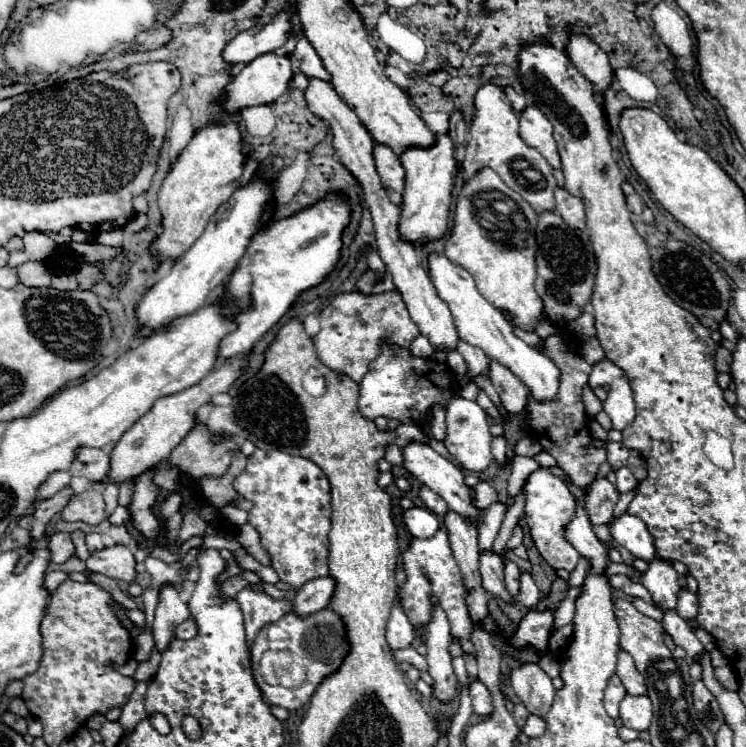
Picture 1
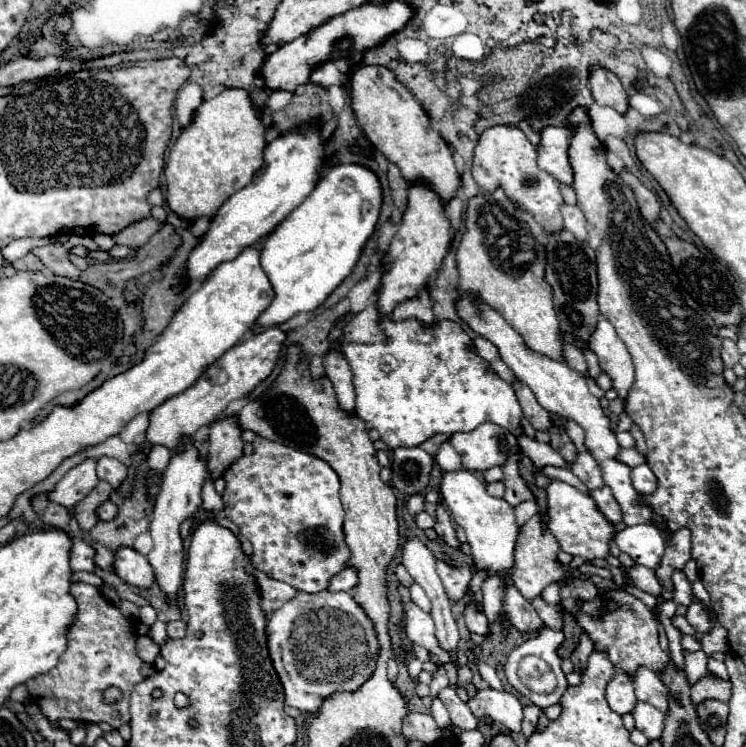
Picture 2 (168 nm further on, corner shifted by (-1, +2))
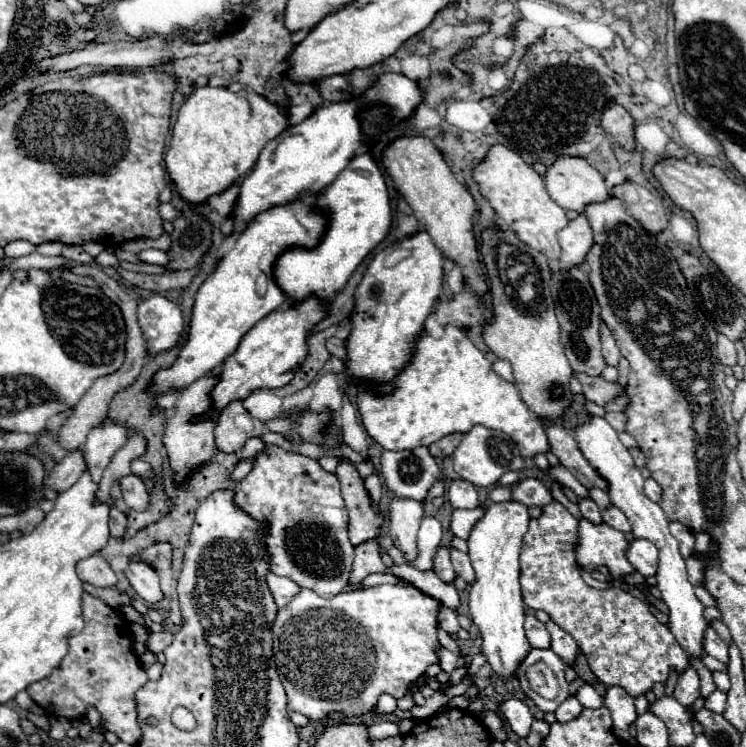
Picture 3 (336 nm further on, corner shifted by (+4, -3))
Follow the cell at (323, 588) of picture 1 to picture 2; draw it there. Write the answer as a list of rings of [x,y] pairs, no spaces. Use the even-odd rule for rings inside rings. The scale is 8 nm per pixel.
[[[345,568],[343,572],[339,572],[333,580],[331,580],[331,584],[329,584],[329,590],[333,590],[333,592],[339,592],[339,590],[345,590],[345,592],[349,592],[349,590],[353,590],[355,586],[357,586],[357,582],[359,582],[359,578],[357,578],[357,568]]]

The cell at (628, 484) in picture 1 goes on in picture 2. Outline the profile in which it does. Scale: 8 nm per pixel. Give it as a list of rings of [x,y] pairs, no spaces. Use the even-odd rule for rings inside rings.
[[[647,464],[633,468],[633,486],[643,494],[653,494],[653,490],[657,490],[657,476]]]

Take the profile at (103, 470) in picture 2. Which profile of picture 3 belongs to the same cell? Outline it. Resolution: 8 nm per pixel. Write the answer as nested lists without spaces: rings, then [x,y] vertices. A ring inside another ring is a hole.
[[[126,475],[120,479],[120,489],[122,489],[122,499],[130,509],[144,511],[148,507],[148,489],[136,475]]]

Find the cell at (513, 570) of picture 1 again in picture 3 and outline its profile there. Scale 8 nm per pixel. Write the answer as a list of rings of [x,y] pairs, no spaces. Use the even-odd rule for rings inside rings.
[[[558,501],[544,505],[542,515],[530,521],[520,553],[522,599],[530,609],[546,611],[558,627],[574,637],[590,669],[604,685],[618,685],[632,697],[642,695],[650,691],[654,683],[664,683],[670,667],[684,671],[684,667],[688,667],[688,655],[676,643],[670,629],[658,623],[648,605],[638,597],[618,587],[598,591],[584,583],[572,555],[576,523],[574,515]]]

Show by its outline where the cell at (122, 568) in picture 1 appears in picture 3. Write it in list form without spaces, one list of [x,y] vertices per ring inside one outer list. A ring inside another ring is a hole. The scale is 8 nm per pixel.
[[[130,561],[124,575],[134,587],[134,591],[138,593],[138,597],[142,597],[146,603],[152,605],[162,599],[162,591],[158,585],[158,573],[150,565],[142,561]]]

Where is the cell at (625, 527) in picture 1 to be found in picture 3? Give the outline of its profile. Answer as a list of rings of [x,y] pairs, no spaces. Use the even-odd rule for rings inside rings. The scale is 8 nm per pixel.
[[[634,539],[634,541],[630,541],[628,549],[626,549],[626,559],[644,577],[650,577],[650,575],[656,573],[658,551],[656,551],[656,545],[652,541],[648,541],[648,539]]]

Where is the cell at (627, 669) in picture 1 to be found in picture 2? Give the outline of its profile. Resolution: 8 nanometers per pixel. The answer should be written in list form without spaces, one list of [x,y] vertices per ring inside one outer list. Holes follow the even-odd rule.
[[[639,668],[637,674],[633,676],[633,686],[635,686],[637,700],[649,702],[663,714],[665,714],[665,710],[669,710],[669,690],[665,688],[661,678],[653,670]]]

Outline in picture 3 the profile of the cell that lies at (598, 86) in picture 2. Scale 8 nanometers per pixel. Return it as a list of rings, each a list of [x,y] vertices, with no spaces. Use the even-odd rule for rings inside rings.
[[[608,97],[604,107],[602,107],[600,123],[602,123],[604,131],[608,131],[612,135],[612,139],[616,143],[620,143],[624,149],[634,149],[636,147],[636,141],[634,141],[634,119],[612,97]]]

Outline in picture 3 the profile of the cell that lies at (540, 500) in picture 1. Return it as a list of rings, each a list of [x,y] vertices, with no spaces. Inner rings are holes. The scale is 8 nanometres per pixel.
[[[586,517],[578,521],[578,543],[574,545],[576,563],[584,571],[594,571],[598,565],[606,565],[614,579],[634,571],[626,559],[628,541],[622,531],[606,525],[592,523]]]

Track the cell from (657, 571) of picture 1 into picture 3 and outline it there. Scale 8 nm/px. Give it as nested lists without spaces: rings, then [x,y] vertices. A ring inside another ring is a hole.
[[[670,523],[670,533],[680,543],[682,557],[688,559],[692,555],[692,549],[694,549],[694,533],[688,527],[684,527],[682,523]]]

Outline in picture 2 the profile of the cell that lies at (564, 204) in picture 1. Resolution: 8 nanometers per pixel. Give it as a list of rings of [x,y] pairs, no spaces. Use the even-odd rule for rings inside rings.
[[[563,206],[561,214],[563,214],[565,230],[573,232],[573,236],[579,242],[585,242],[587,240],[587,230],[585,230],[585,214],[581,212],[581,208],[579,206]]]

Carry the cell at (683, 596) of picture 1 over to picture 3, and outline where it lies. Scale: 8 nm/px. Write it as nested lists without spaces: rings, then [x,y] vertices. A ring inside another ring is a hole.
[[[706,627],[702,645],[704,645],[704,651],[706,651],[710,657],[716,657],[716,659],[722,661],[722,663],[728,661],[728,645],[716,635],[716,631],[714,631],[712,627]]]

